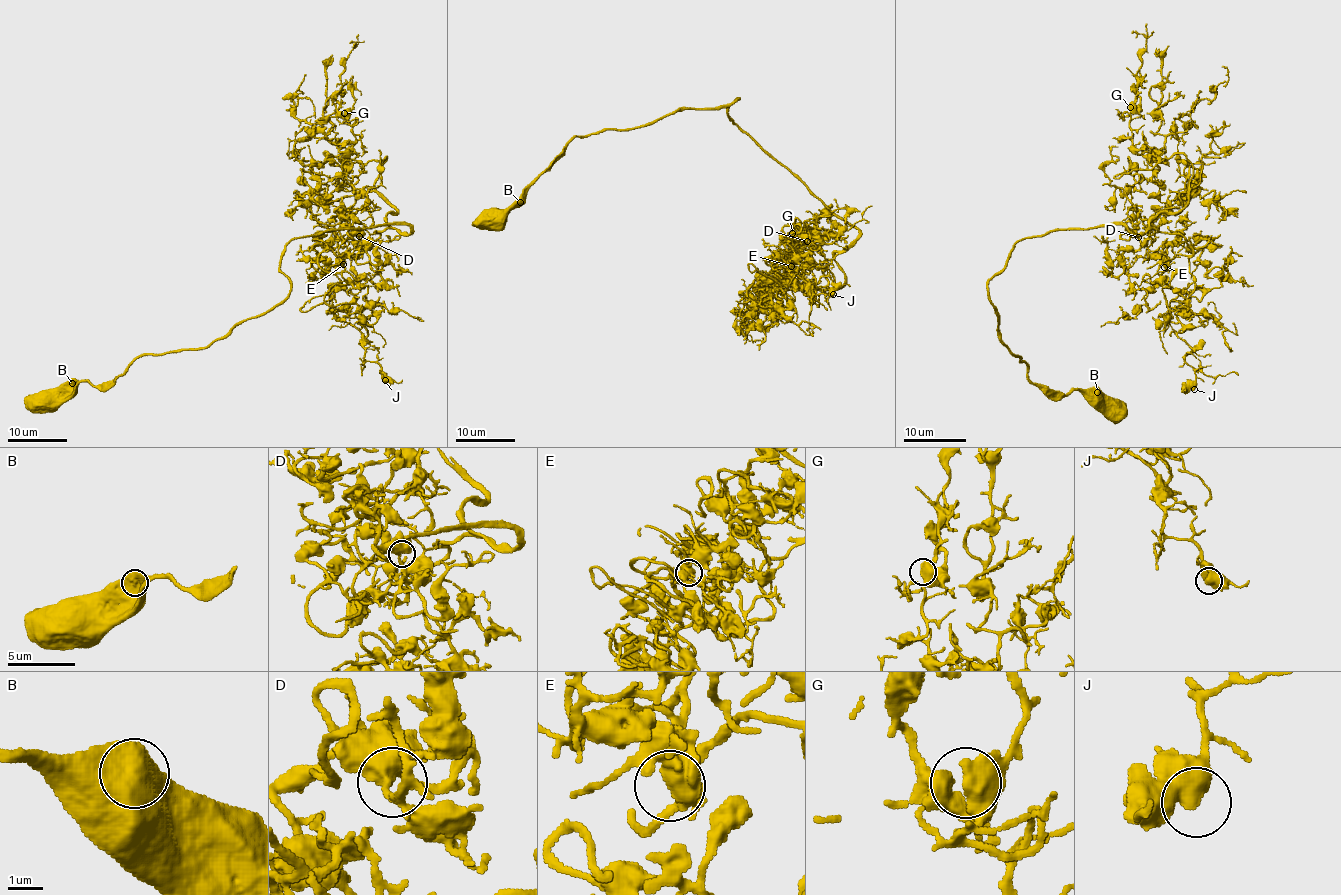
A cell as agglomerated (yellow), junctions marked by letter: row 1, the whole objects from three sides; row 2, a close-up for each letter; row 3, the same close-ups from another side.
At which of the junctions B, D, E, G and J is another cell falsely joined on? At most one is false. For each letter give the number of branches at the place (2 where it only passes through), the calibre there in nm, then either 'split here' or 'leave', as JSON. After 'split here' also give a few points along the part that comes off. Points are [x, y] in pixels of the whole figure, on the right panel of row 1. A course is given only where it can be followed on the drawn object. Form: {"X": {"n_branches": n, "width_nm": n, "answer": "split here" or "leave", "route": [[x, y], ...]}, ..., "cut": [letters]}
{"B": {"n_branches": 1, "width_nm": 800, "answer": "leave"}, "D": {"n_branches": 2, "width_nm": 480, "answer": "leave"}, "E": {"n_branches": 1, "width_nm": 900, "answer": "leave"}, "G": {"n_branches": 1, "width_nm": 750, "answer": "leave"}, "J": {"n_branches": 1, "width_nm": 700, "answer": "leave"}, "cut": []}

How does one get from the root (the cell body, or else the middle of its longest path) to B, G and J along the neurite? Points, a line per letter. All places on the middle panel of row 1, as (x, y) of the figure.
B: (496, 218), (499, 220), (521, 202)
G: (496, 218), (574, 137), (738, 98), (732, 120), (858, 230), (838, 288), (792, 233)
J: (496, 218), (574, 137), (738, 98), (732, 120), (859, 233), (827, 285), (798, 290), (833, 294)

